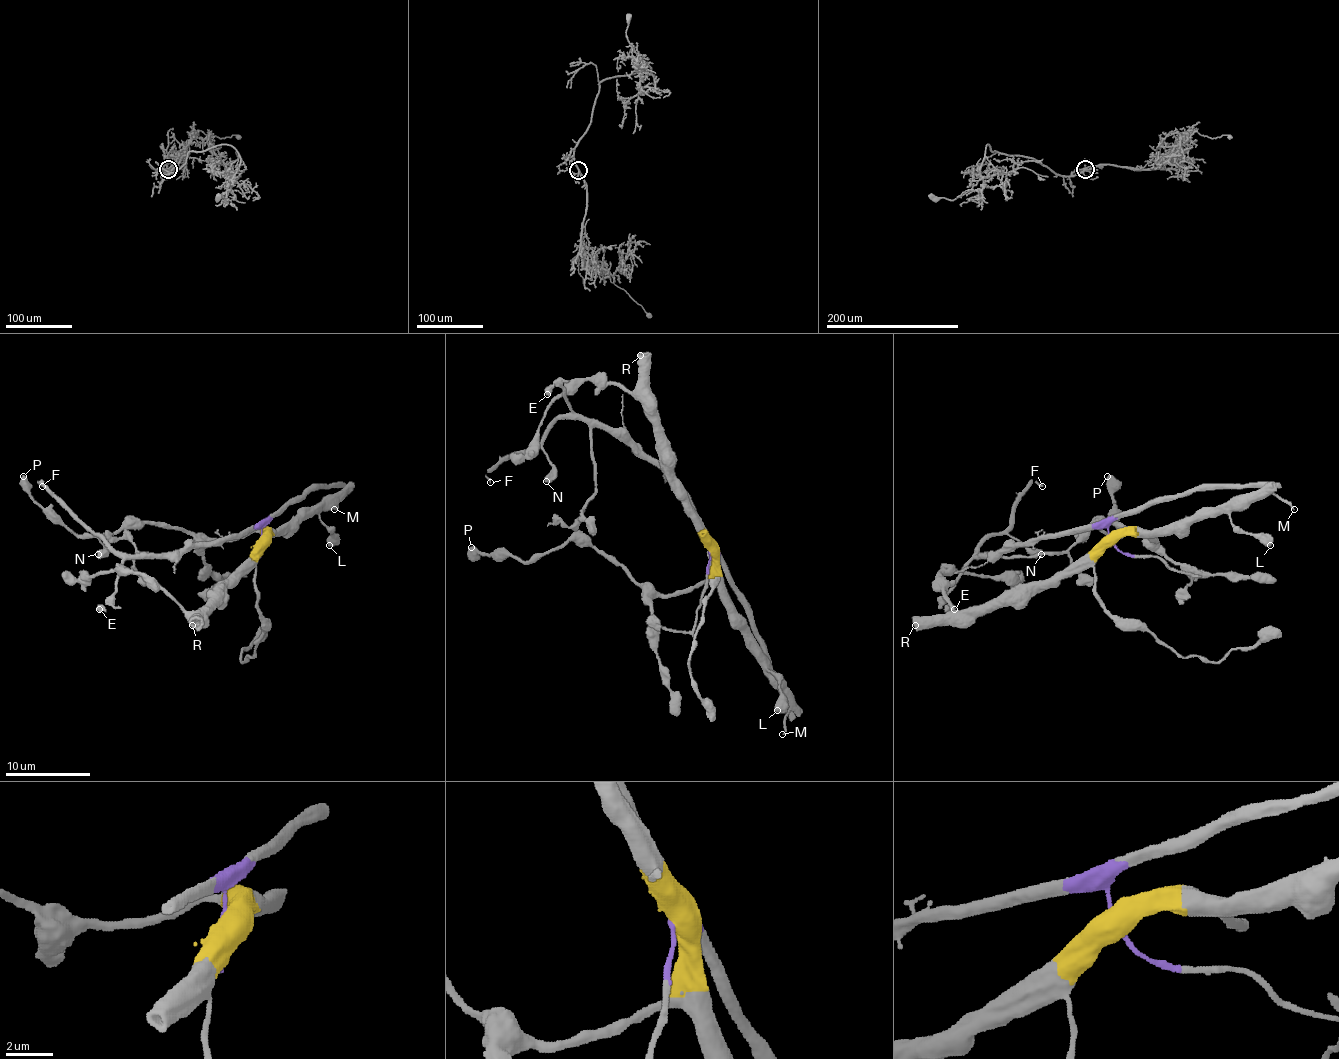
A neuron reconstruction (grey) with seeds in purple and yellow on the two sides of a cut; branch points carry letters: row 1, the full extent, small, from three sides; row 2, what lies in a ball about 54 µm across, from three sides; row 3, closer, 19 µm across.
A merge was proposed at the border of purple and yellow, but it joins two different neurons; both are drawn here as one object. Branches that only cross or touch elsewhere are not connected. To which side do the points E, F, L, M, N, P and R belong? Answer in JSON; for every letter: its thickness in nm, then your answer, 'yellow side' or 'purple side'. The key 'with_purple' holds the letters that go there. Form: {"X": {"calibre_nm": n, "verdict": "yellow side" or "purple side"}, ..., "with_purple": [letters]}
{"E": {"calibre_nm": 550, "verdict": "purple side"}, "F": {"calibre_nm": 170, "verdict": "purple side"}, "L": {"calibre_nm": 700, "verdict": "yellow side"}, "M": {"calibre_nm": 140, "verdict": "yellow side"}, "N": {"calibre_nm": 650, "verdict": "purple side"}, "P": {"calibre_nm": 550, "verdict": "yellow side"}, "R": {"calibre_nm": 550, "verdict": "yellow side"}, "with_purple": ["E", "F", "N"]}

